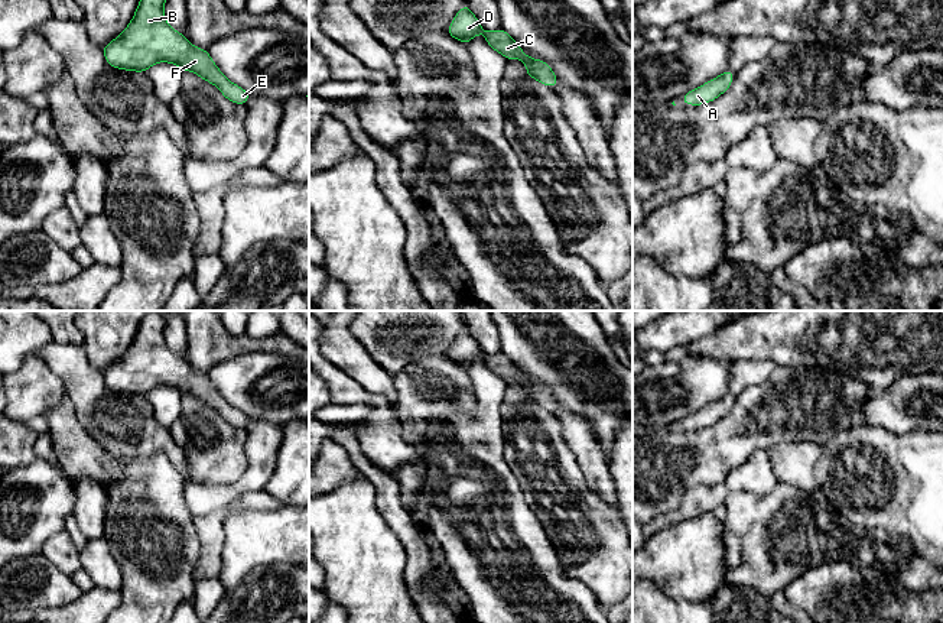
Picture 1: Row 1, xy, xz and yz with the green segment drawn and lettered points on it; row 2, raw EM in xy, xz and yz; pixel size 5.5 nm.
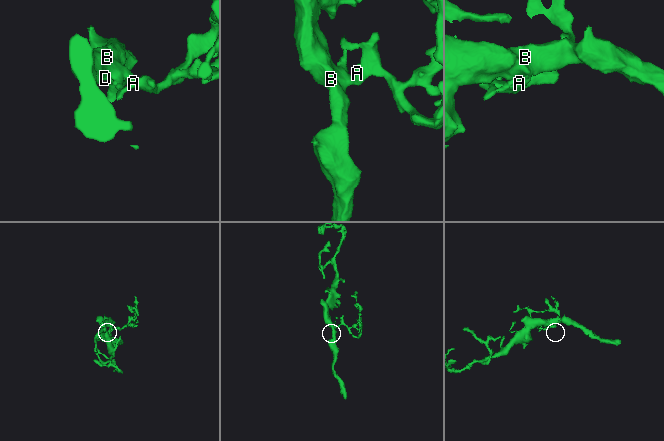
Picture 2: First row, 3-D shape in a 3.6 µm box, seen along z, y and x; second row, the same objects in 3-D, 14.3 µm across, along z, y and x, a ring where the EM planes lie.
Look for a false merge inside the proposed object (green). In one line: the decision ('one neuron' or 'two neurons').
one neuron

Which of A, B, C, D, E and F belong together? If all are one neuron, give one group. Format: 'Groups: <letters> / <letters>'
Groups: A B C D E F

